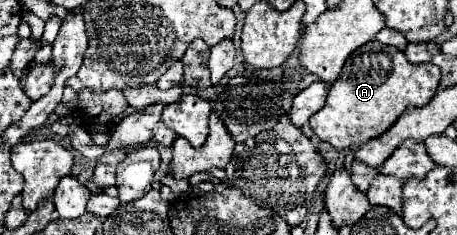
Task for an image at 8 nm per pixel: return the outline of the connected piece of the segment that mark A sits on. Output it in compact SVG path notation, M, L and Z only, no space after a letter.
M369 41L347 57L339 79L329 87L323 109L311 115L309 125L321 141L335 149L357 147L387 131L407 107L427 105L439 87L439 79L441 71L437 65L411 65L397 47Z

